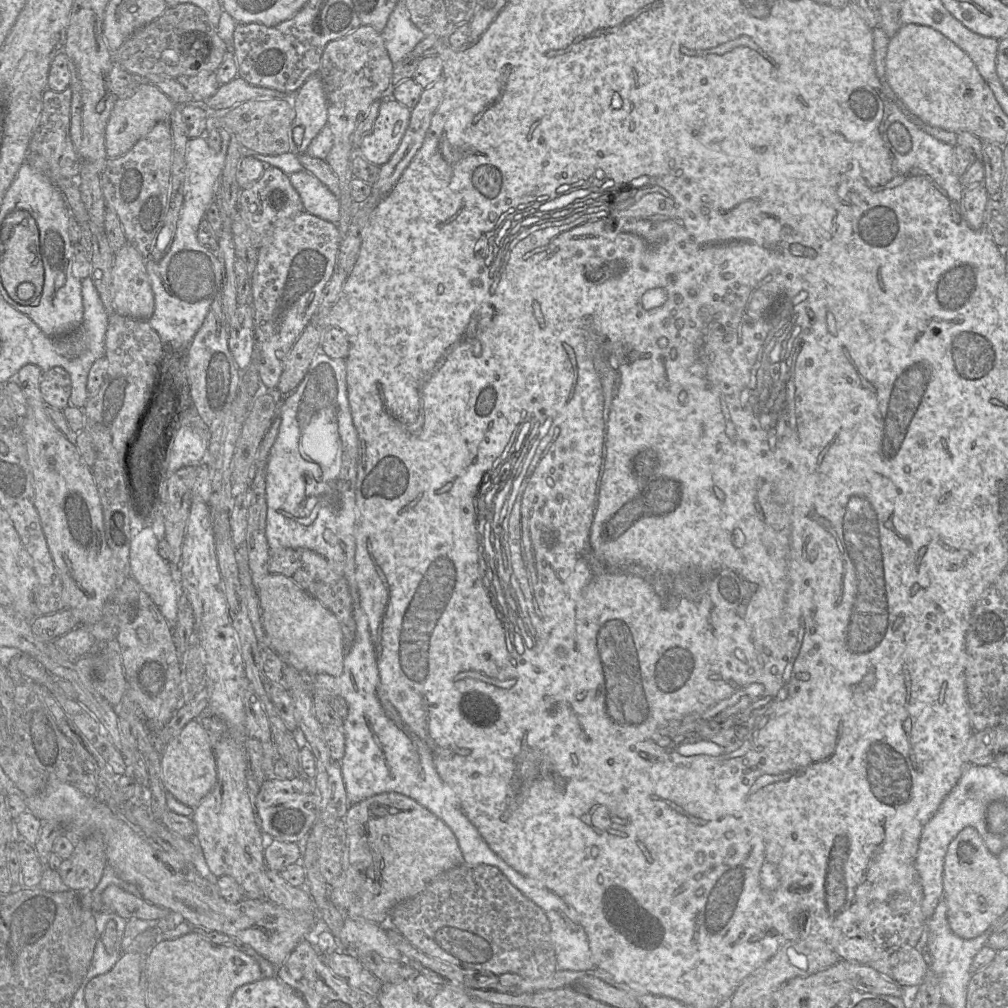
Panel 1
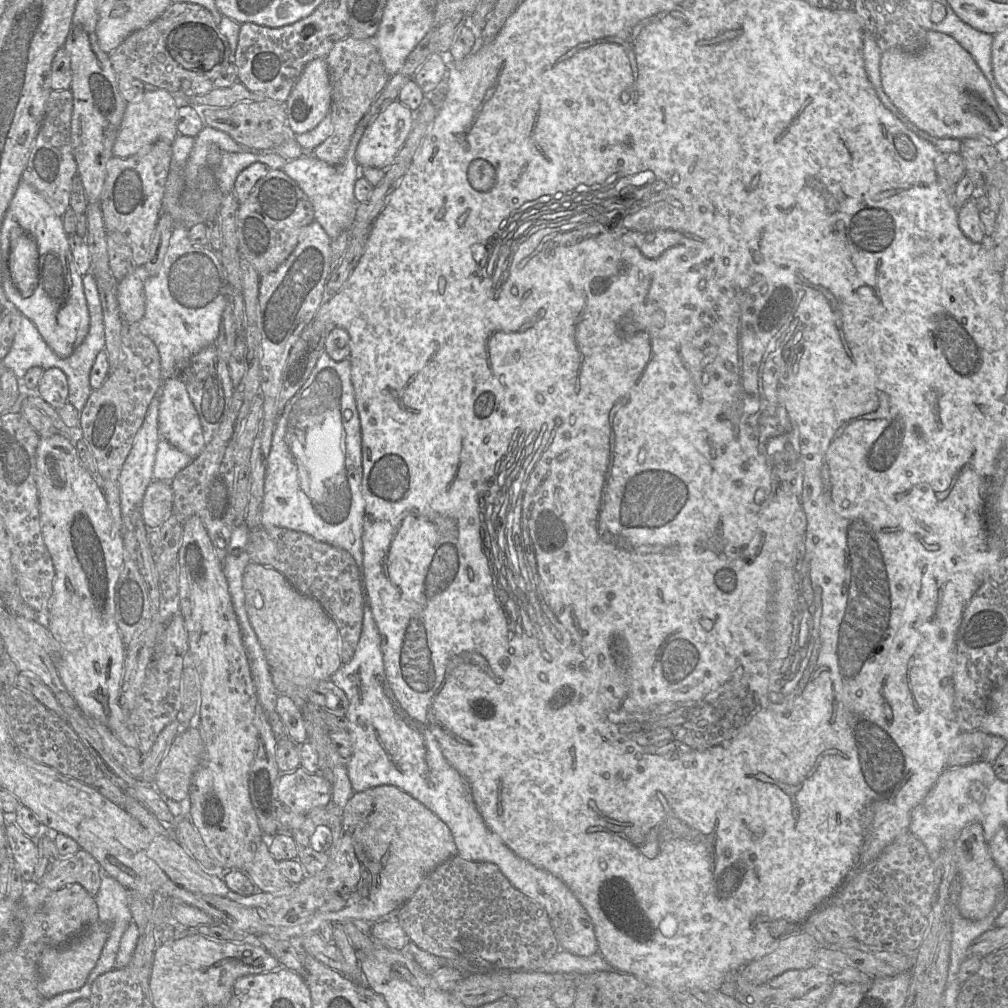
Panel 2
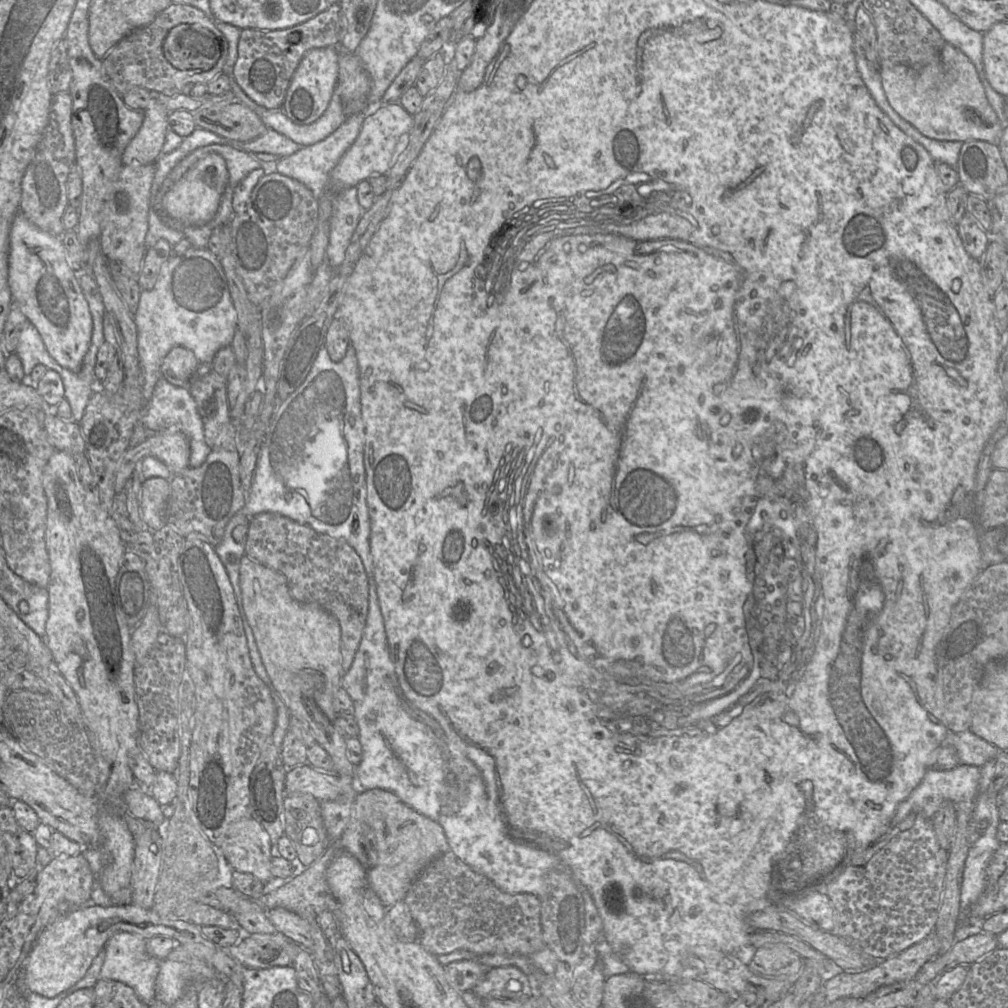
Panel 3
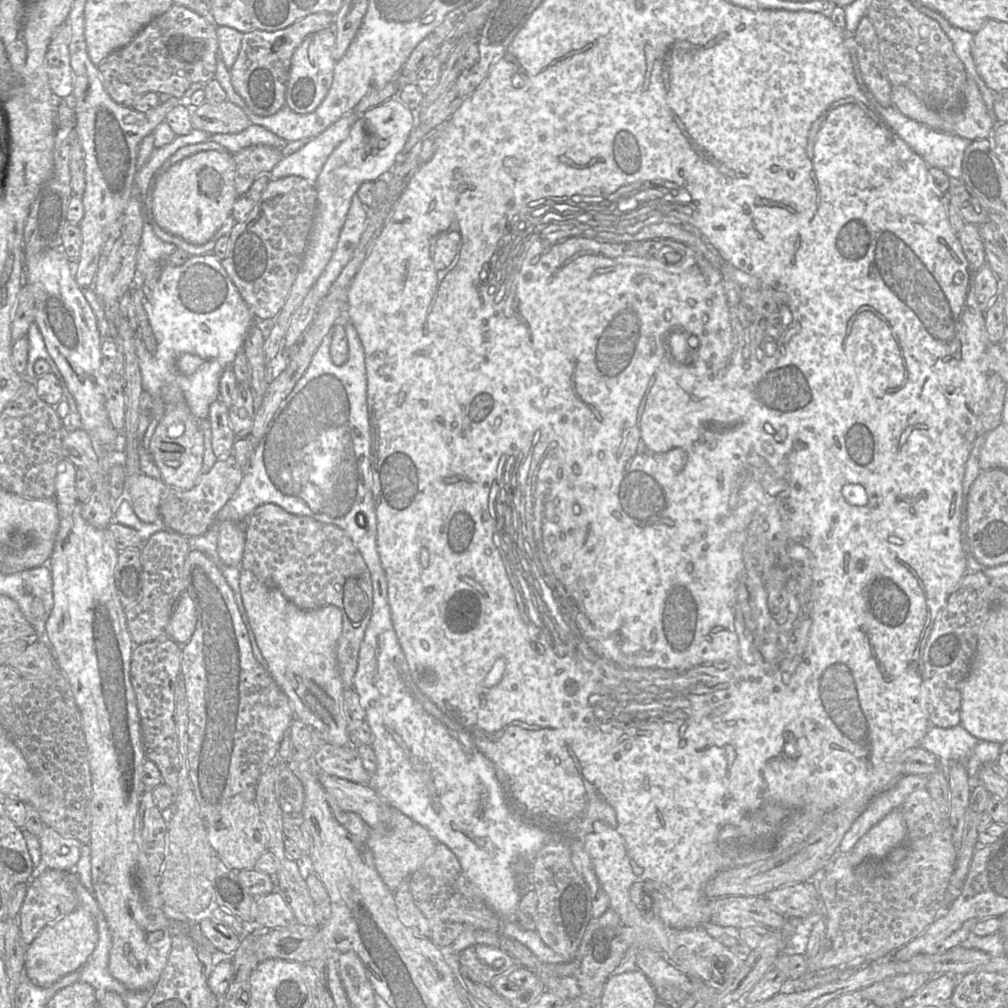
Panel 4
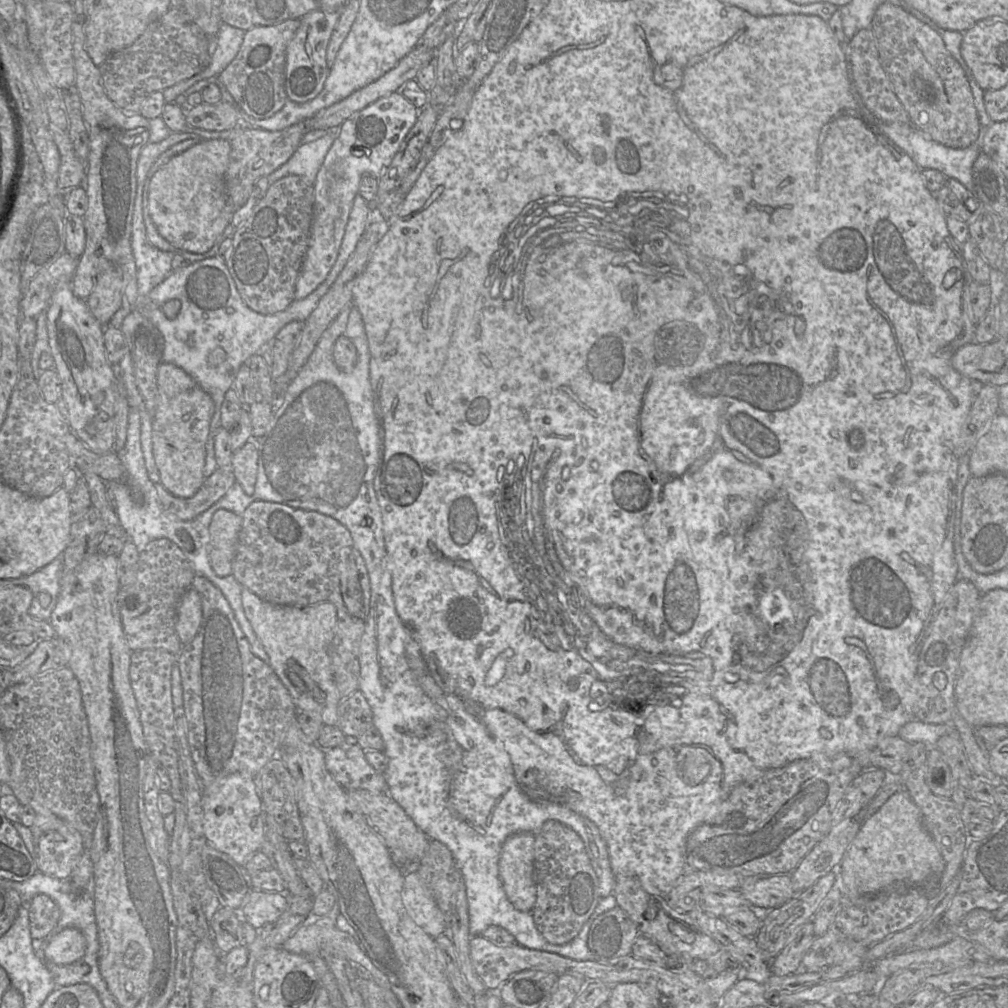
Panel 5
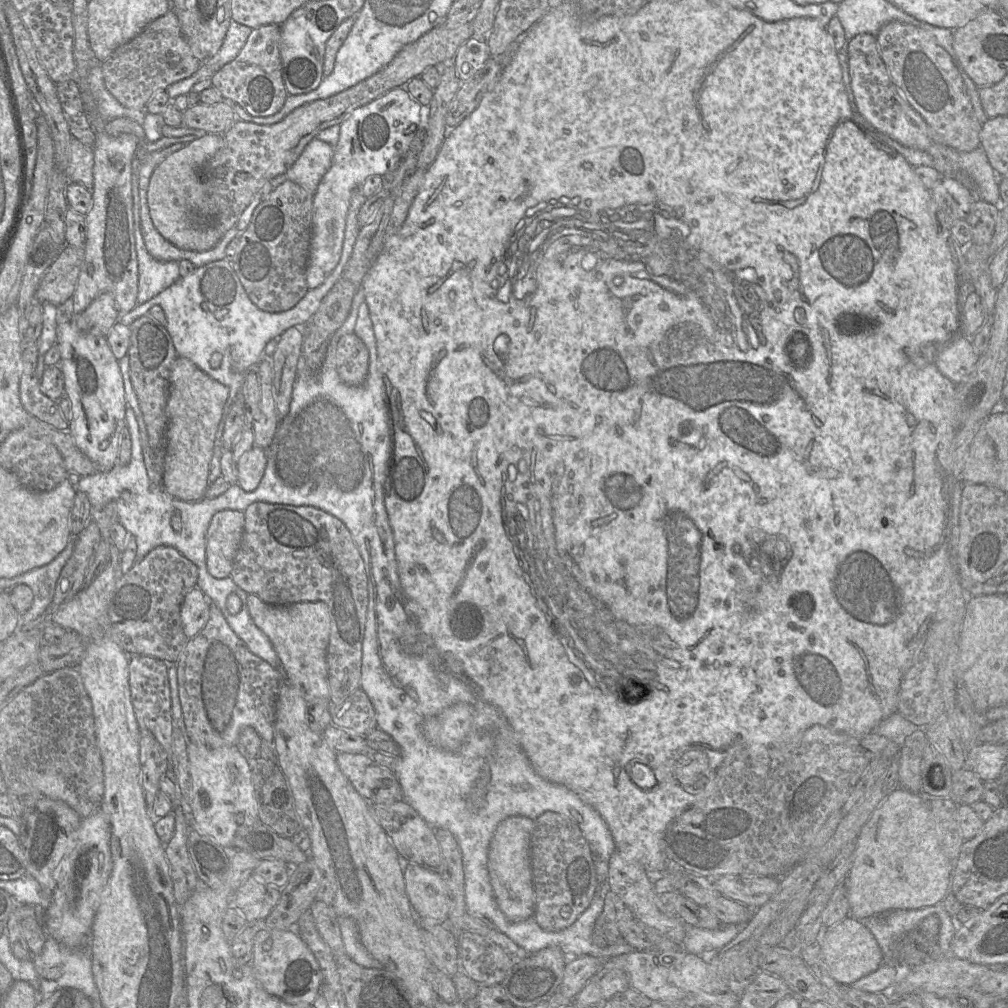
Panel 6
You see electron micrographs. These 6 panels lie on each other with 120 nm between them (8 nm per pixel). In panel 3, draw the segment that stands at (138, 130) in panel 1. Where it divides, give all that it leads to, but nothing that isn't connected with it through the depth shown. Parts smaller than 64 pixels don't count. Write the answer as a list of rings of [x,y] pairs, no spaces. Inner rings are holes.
[[[150,99],[144,109],[141,128],[124,150],[123,165],[146,165],[157,161],[169,130],[169,113],[160,101]]]

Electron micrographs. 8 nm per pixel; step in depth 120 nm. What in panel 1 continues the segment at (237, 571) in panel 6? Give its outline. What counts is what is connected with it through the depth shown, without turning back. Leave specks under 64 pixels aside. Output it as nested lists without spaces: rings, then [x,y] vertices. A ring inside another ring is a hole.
[[[305,548],[269,549],[268,571],[283,574],[298,584],[303,590],[319,600],[338,619],[344,643],[344,655],[352,646],[356,635],[356,621],[353,614],[353,601],[349,584],[341,568],[333,561]]]

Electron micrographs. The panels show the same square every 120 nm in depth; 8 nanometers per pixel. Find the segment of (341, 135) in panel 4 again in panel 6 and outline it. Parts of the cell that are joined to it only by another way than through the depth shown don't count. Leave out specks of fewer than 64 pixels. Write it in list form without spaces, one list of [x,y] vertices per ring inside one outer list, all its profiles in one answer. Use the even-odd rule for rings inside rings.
[[[313,138],[285,173],[270,180],[273,189],[290,180],[314,197],[321,179],[331,166],[333,155],[334,148],[329,143]]]

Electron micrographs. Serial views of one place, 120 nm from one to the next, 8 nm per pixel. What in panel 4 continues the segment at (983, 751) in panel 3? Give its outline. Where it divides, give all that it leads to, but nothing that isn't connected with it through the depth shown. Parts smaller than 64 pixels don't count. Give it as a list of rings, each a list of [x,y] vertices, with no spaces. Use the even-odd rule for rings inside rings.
[[[960,724],[951,728],[931,726],[919,746],[937,756],[941,764],[954,761],[965,764],[978,742]]]

